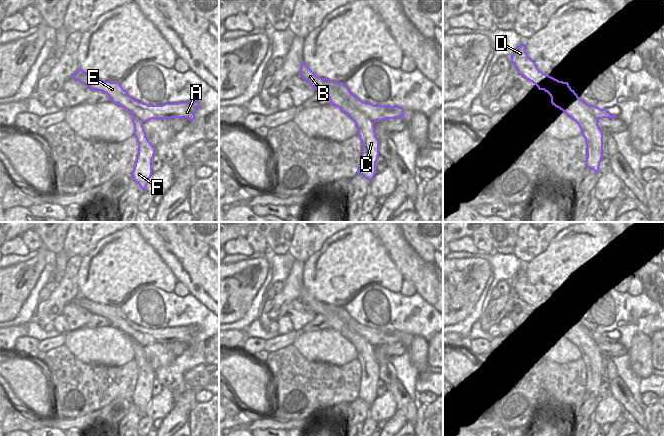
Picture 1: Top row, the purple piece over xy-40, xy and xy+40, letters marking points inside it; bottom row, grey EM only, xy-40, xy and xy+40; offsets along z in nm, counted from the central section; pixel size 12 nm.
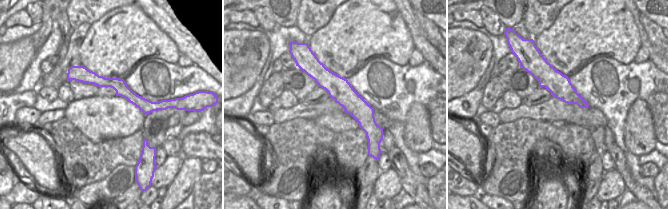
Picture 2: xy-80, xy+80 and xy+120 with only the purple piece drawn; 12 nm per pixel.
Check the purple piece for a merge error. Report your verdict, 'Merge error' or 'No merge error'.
Merge error

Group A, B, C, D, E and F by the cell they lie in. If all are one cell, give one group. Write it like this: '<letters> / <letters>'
A E / B C D F

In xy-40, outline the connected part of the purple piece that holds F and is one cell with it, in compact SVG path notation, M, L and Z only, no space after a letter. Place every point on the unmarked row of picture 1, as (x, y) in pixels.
M134 340L132 346L134 348L134 360L138 366L138 380L131 401L143 415L146 415L153 397L152 384L155 379L155 371L146 361L143 346Z

